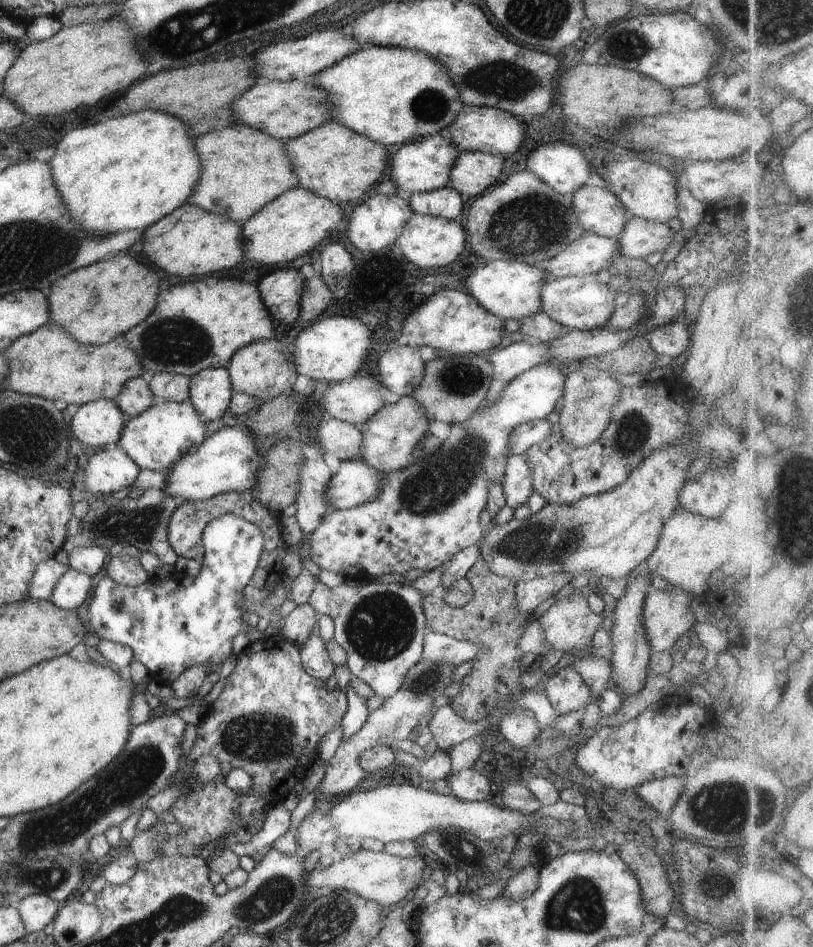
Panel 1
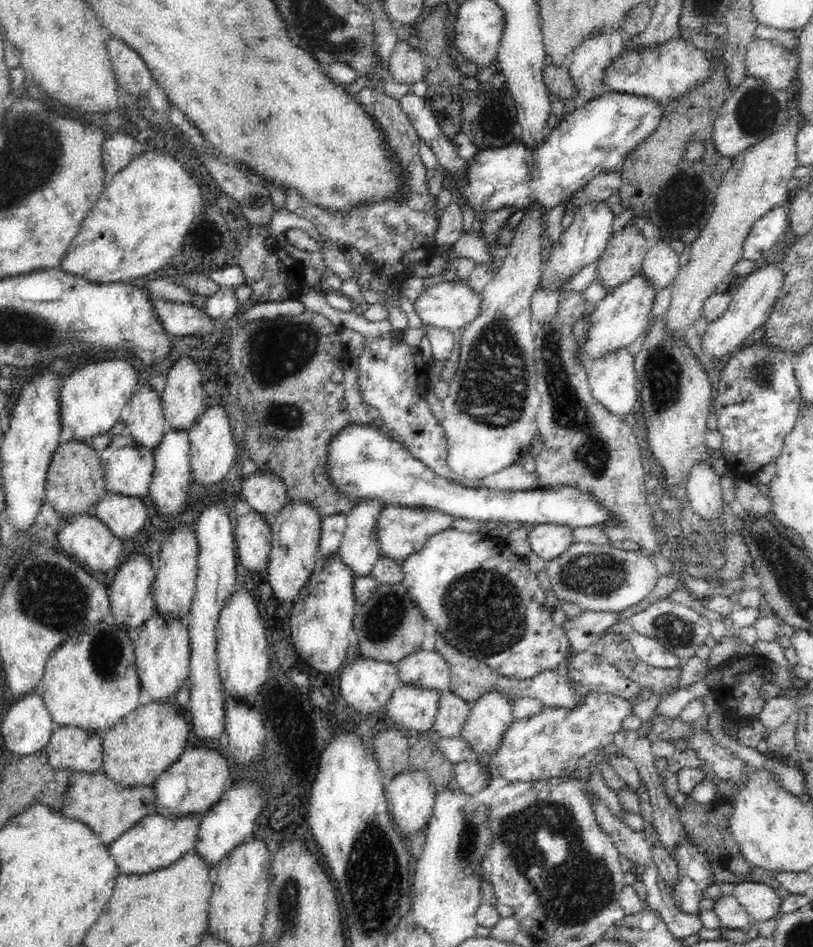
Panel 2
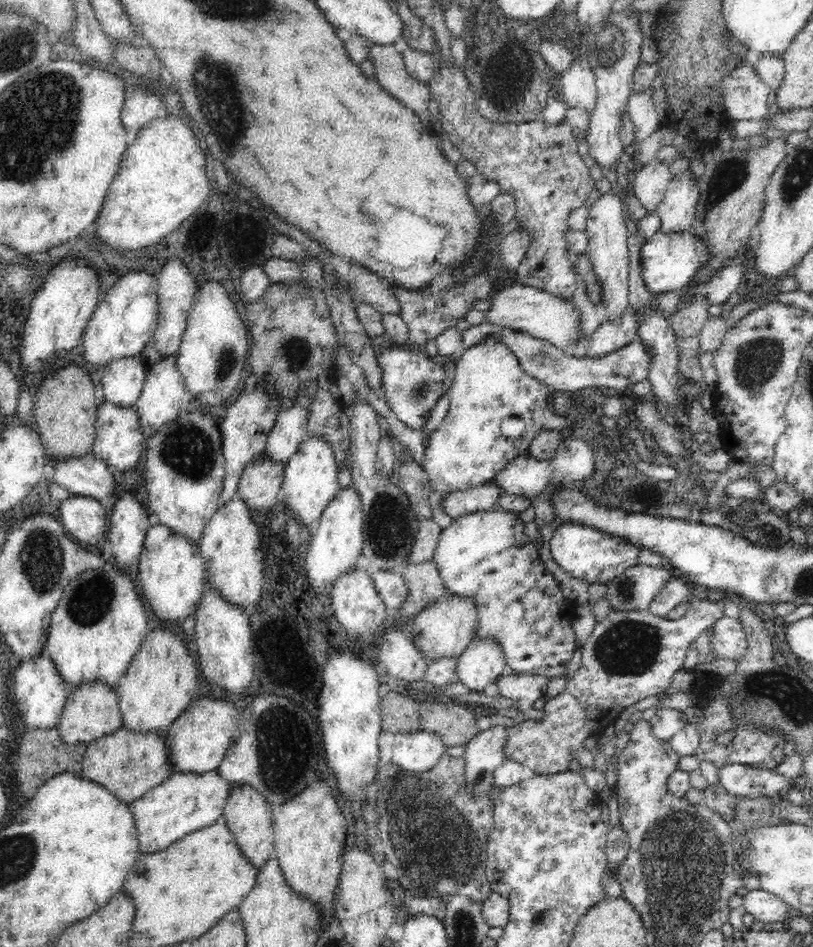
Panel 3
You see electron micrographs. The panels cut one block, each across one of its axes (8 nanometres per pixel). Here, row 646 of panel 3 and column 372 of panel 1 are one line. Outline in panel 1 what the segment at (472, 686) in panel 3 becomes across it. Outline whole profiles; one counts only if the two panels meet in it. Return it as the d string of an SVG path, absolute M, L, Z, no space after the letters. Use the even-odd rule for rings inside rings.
M362 458L342 461L339 471L333 473L325 497L329 510L351 509L371 503L379 494L385 472L368 466Z

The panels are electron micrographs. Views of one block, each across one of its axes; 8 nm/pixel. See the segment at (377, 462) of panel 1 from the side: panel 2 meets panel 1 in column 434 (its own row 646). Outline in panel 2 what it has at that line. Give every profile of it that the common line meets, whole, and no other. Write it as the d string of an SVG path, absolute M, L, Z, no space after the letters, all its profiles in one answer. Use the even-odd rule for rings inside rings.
M423 646L396 664L401 685L413 685L429 690L449 690L451 669L445 658L433 646Z

